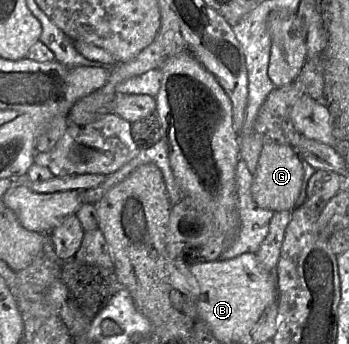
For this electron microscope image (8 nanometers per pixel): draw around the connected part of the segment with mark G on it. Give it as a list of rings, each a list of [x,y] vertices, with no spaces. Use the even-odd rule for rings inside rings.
[[[263,144],[258,166],[253,174],[252,198],[257,206],[263,209],[273,212],[292,211],[304,203],[300,201],[304,175],[303,161],[294,148],[284,144]]]

